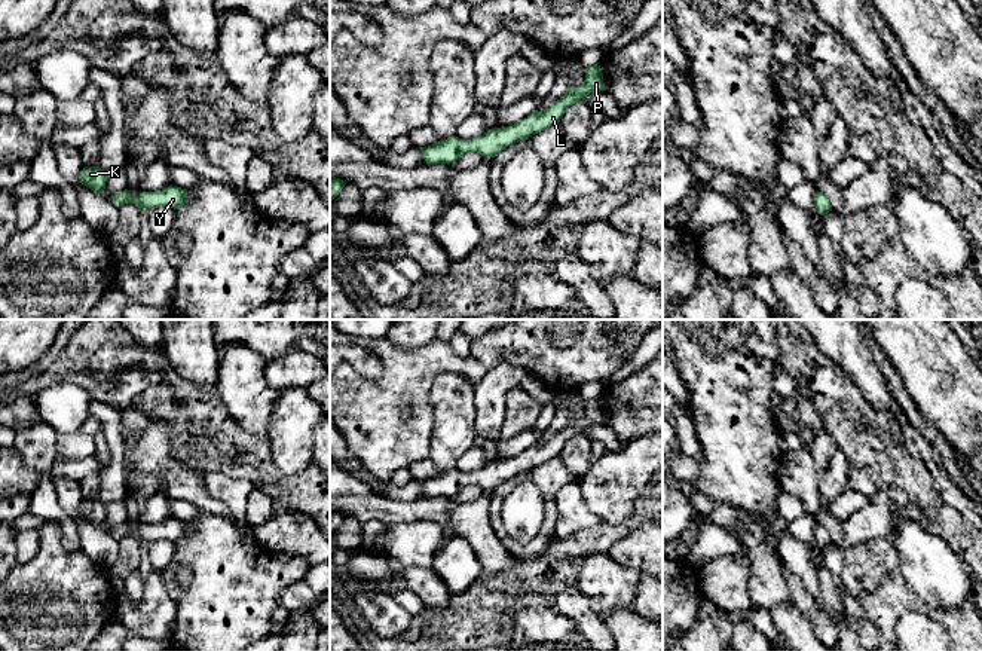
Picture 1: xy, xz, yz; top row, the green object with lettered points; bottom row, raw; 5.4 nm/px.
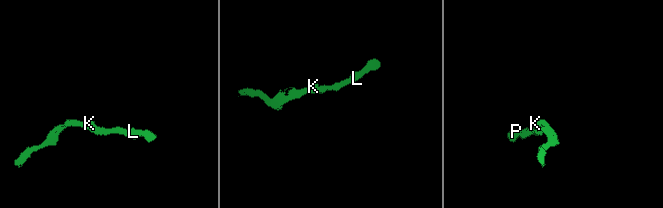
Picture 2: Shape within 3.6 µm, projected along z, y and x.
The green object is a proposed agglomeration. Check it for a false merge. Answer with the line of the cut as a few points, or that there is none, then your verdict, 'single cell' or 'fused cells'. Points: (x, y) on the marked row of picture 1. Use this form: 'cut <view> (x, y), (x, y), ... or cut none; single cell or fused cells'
cut none; single cell

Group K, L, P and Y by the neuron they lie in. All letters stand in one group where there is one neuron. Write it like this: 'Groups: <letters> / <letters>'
Groups: K L P Y

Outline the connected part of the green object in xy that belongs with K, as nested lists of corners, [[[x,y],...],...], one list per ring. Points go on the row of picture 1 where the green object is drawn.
[[[85,166],[79,180],[82,184],[98,193],[103,193],[105,189],[105,171],[100,166]]]

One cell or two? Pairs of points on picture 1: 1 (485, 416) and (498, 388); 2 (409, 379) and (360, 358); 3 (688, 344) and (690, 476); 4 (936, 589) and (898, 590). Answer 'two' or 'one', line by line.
1: one
2: two
3: two
4: two

